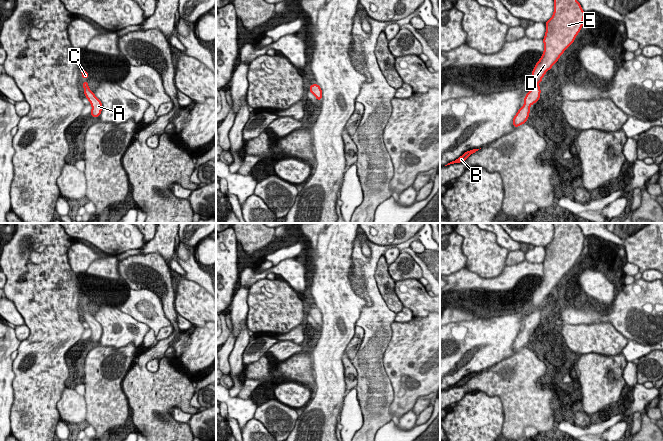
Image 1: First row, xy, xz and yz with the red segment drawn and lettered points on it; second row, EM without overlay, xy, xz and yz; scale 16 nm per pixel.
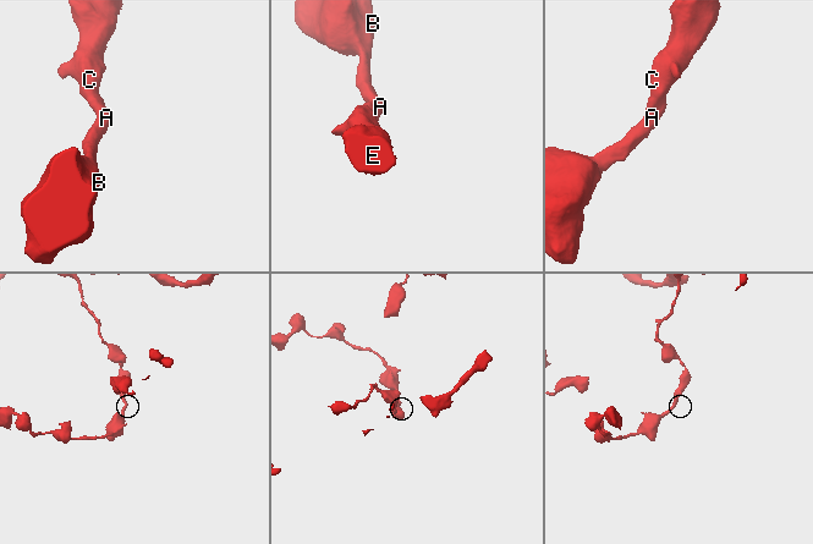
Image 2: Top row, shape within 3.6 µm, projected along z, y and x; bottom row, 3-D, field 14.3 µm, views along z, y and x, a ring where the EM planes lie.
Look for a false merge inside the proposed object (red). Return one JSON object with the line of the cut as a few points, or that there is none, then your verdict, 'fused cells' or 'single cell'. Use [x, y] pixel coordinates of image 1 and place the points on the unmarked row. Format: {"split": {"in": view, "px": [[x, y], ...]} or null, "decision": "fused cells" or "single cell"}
{"split": null, "decision": "single cell"}

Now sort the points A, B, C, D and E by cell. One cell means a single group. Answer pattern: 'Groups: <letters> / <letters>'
Groups: A B C D E

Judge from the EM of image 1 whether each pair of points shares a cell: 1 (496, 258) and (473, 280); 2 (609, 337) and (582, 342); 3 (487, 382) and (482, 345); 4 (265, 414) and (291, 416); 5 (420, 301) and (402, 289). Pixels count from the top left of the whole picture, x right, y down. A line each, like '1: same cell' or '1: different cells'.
1: different cells
2: same cell
3: different cells
4: same cell
5: same cell

